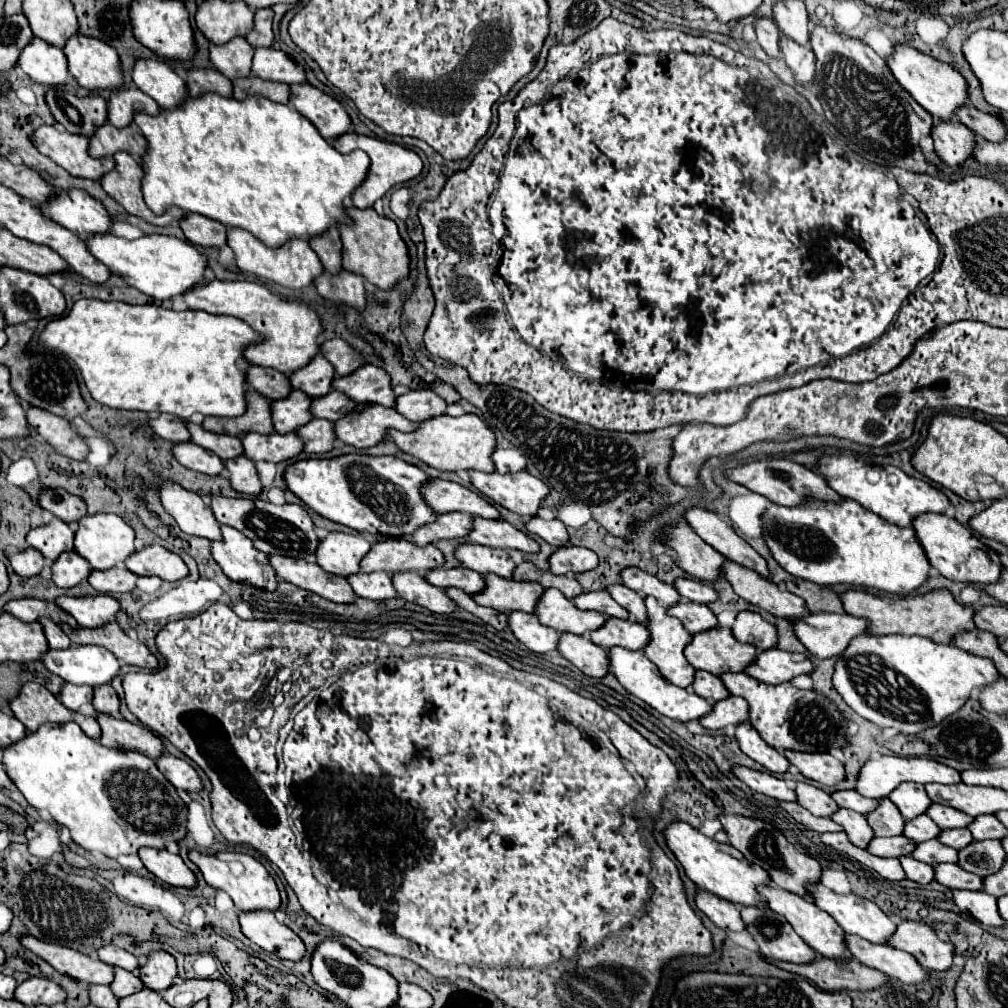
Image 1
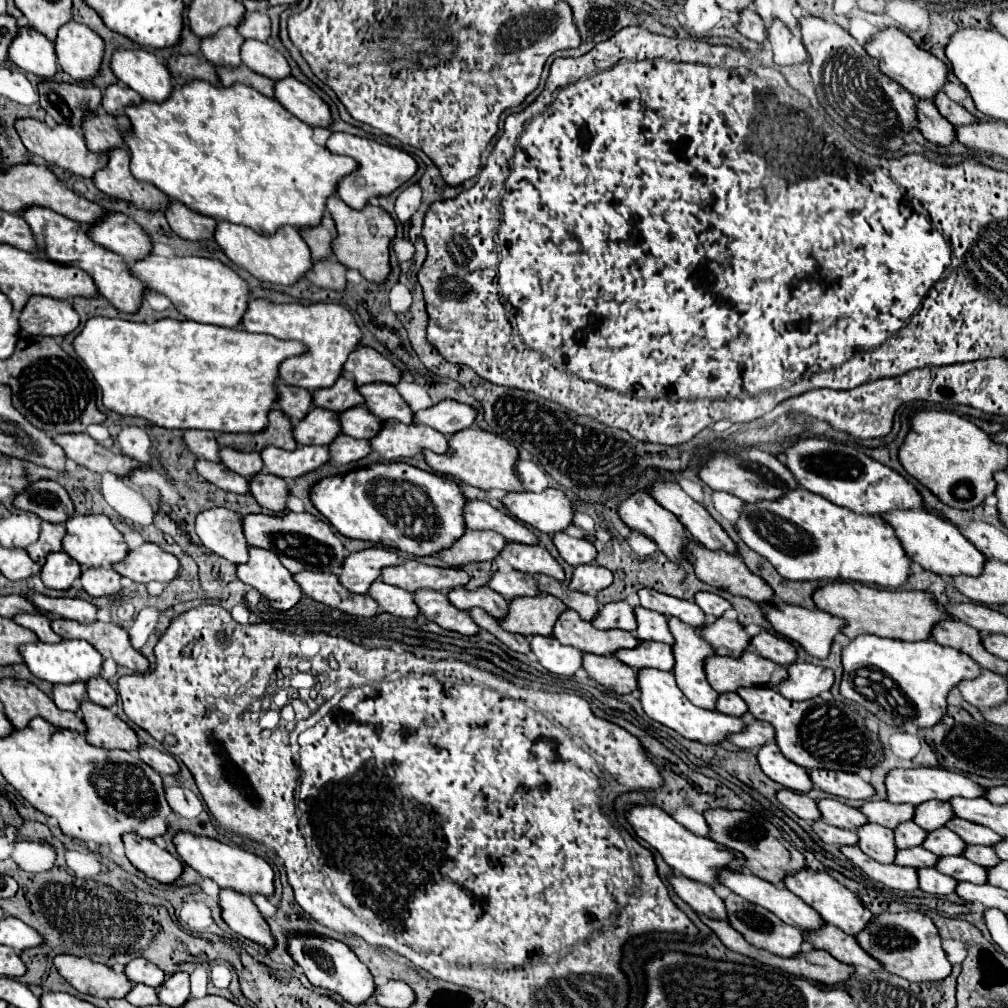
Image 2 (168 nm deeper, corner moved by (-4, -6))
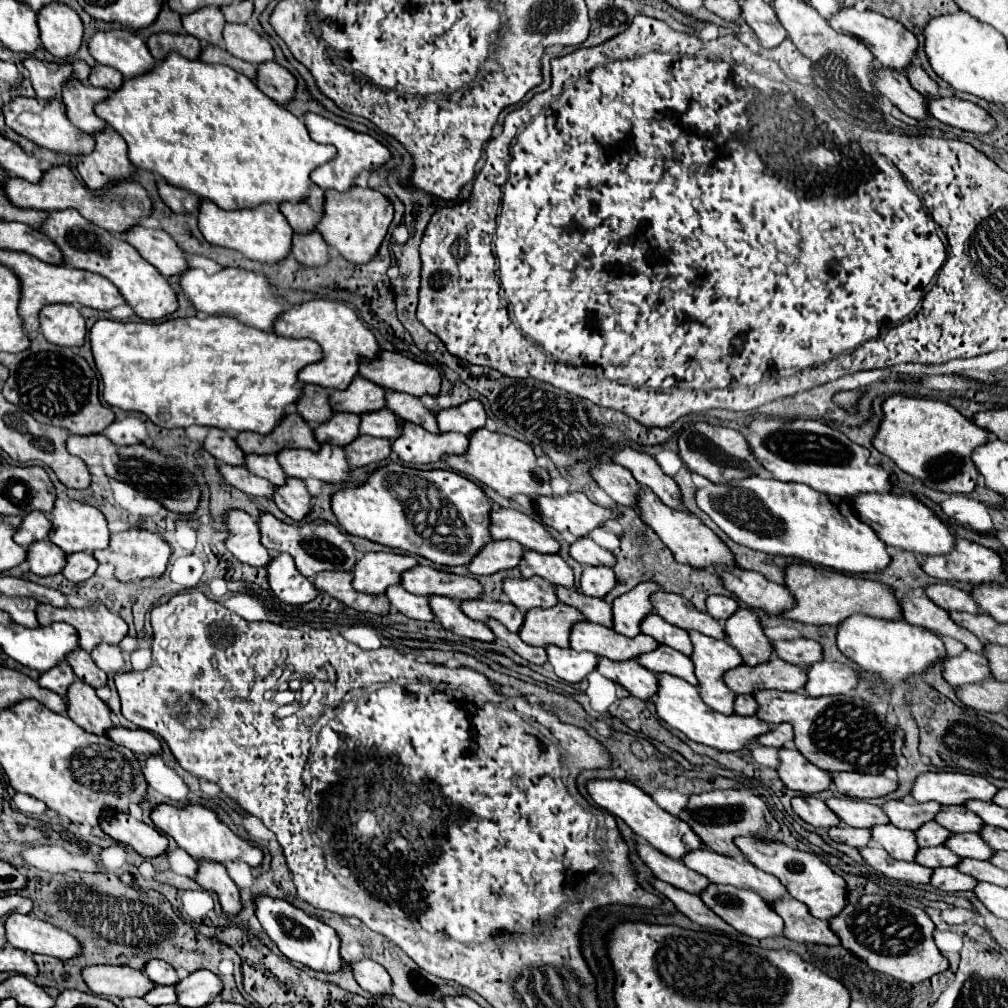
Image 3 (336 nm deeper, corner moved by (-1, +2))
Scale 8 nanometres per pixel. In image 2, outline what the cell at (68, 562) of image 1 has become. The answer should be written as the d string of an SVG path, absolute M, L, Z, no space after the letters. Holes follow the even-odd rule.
M52 552L52 556L46 558L40 578L46 584L46 588L54 590L68 590L74 580L78 580L82 574L80 564L66 556L66 552Z

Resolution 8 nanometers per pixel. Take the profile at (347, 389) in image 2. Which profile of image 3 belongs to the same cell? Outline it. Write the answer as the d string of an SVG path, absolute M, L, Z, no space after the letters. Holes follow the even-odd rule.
M357 376L357 380L353 380L353 384L345 392L333 392L329 400L335 412L361 416L385 408L385 388Z

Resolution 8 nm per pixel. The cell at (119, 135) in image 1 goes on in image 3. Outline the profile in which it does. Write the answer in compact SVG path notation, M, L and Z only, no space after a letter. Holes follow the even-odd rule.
M71 78L63 84L63 104L69 120L89 134L95 134L105 126L105 122L93 112L95 104L105 100L105 96L109 96L105 88L95 88L77 78Z

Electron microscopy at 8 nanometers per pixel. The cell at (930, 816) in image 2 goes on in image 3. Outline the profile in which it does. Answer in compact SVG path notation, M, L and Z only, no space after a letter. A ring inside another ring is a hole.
M945 808L945 812L937 816L937 822L949 828L951 832L975 832L977 834L985 826L983 820L967 808Z

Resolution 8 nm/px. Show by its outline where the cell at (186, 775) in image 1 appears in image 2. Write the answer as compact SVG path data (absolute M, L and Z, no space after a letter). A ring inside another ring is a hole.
M140 746L138 754L140 754L140 758L148 766L152 766L160 774L172 774L172 776L176 776L180 772L178 762L170 754L166 754L166 752L160 752L160 750L154 750L154 748L148 748L148 746Z

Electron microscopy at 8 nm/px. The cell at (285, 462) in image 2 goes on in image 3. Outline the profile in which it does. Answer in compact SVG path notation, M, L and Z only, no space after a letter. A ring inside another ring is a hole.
M323 444L321 452L309 450L289 450L277 456L285 474L291 478L317 478L329 484L343 484L349 482L353 466L347 462L343 448L333 448Z

